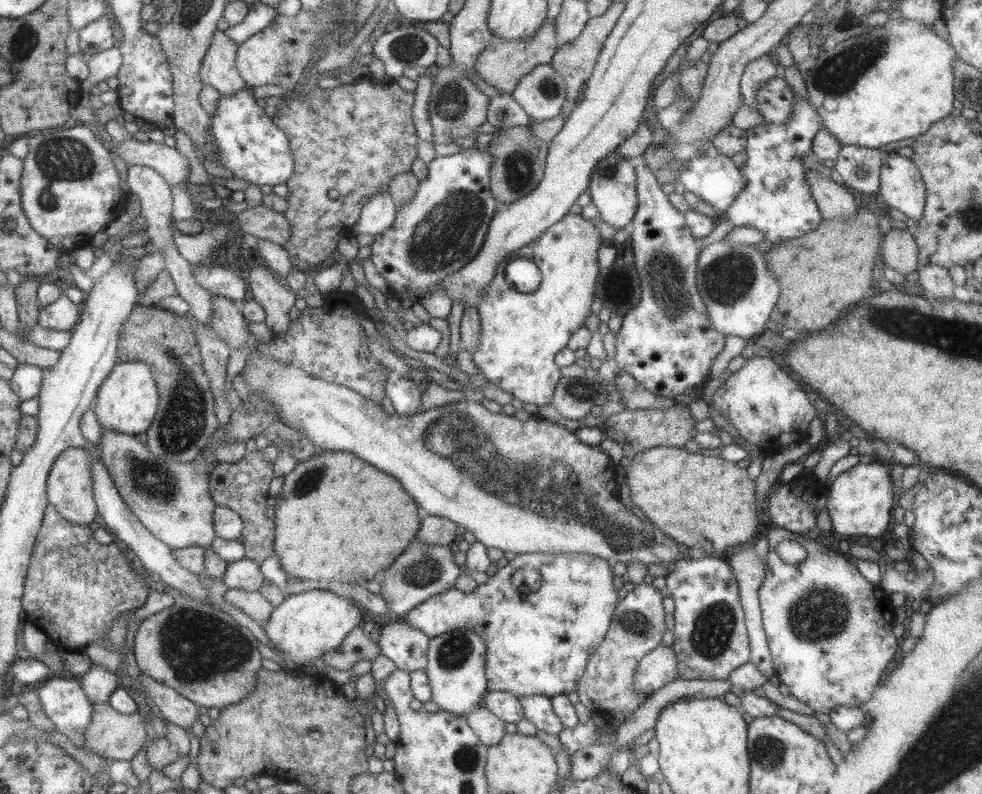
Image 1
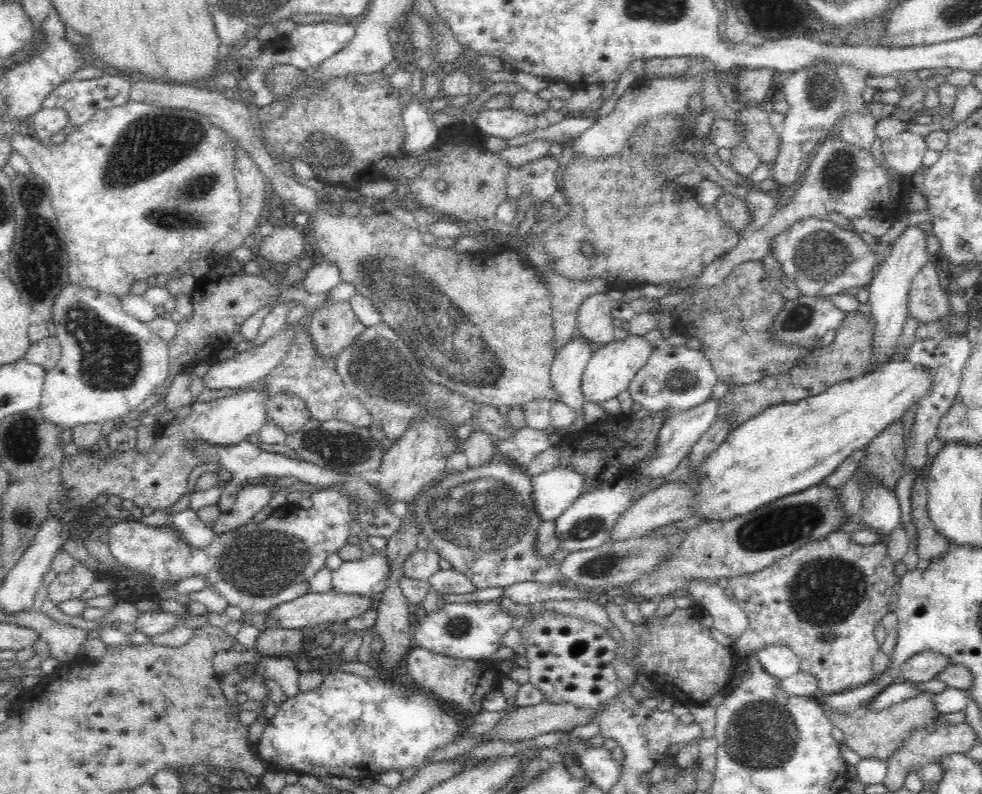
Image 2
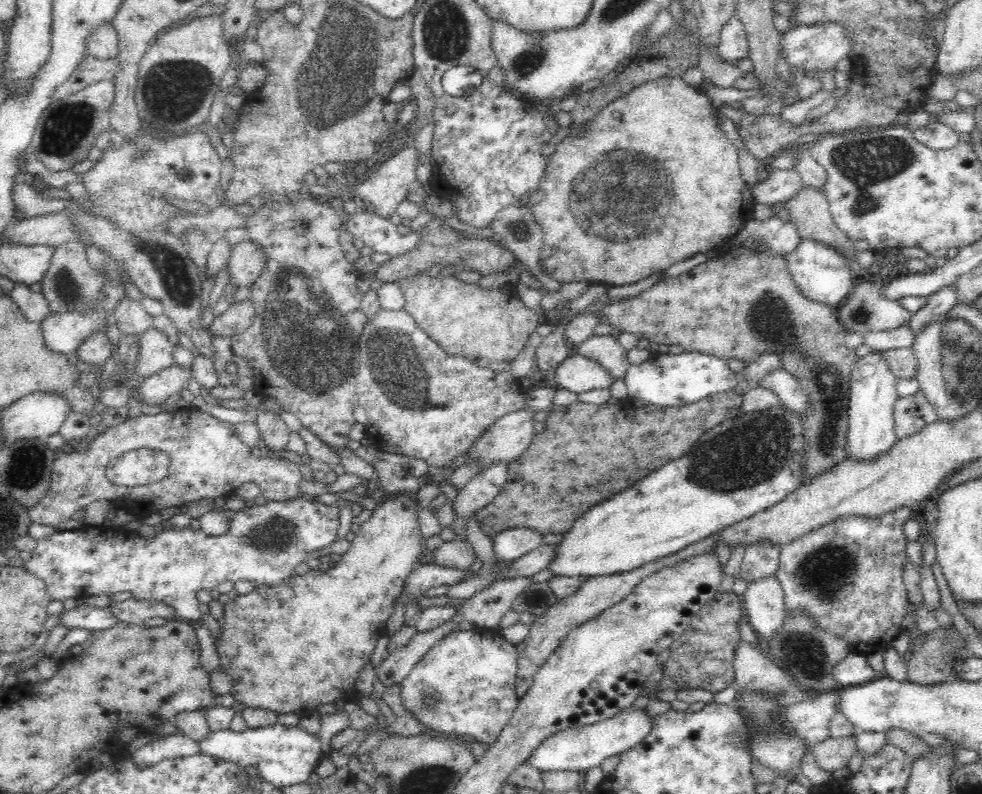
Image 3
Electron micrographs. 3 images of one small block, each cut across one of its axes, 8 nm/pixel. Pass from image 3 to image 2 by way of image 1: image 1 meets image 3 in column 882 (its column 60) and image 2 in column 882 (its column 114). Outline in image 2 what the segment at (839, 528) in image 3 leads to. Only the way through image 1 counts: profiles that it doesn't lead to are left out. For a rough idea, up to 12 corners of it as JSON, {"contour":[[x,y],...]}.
{"contour":[[834,531],[730,576],[746,661],[786,646],[823,695],[873,682],[899,580]]}

